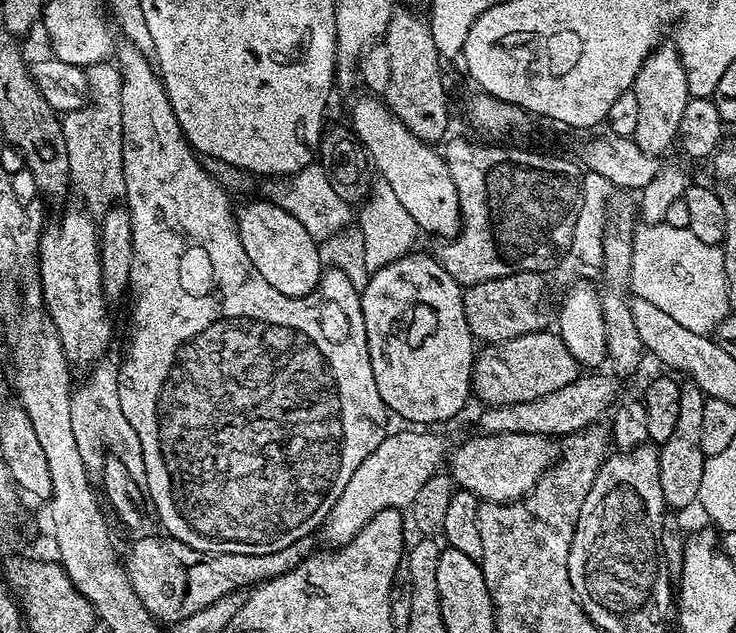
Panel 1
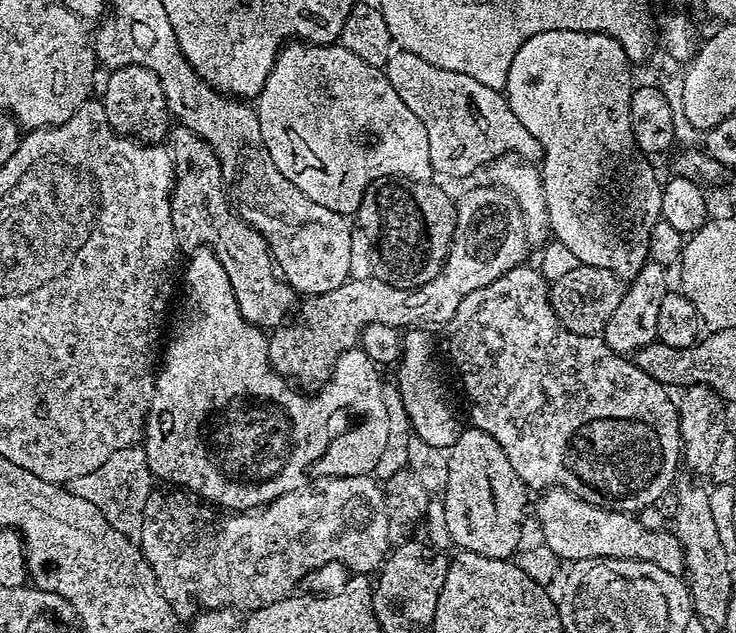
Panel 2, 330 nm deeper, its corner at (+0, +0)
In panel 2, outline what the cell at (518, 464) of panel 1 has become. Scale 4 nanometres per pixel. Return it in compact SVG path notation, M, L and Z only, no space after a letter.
M553 486L539 496L534 512L536 508L536 520L544 535L542 542L561 561L604 560L613 556L616 560L649 560L675 576L685 571L684 550L675 531L651 532L633 513L587 504L583 496L576 496L564 486Z

